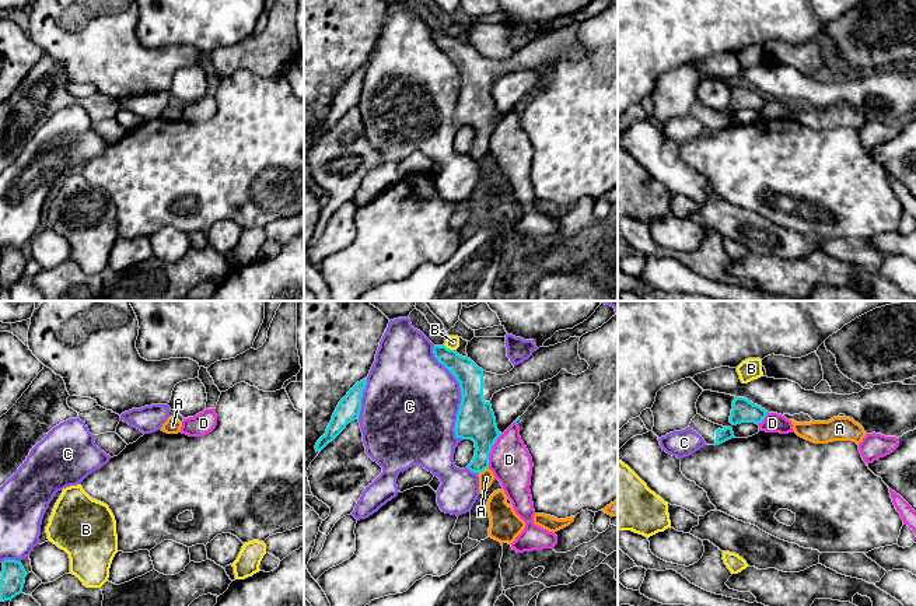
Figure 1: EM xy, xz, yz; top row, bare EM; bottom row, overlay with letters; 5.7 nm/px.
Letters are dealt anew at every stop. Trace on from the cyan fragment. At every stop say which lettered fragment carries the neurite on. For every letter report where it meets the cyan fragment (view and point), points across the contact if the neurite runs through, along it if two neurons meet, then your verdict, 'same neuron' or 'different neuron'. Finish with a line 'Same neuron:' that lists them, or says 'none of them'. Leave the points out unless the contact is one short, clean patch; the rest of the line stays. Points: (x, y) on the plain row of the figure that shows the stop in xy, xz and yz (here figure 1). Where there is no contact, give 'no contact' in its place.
A: xz (482, 157) | along xz (488, 153), (478, 161) | different neuron
B: xz (448, 35) | different neuron
C: xz (461, 81) | different neuron
D: xz (490, 136) | along xz (502, 121), (492, 133), (488, 153) | different neuron
Same neuron: none of them

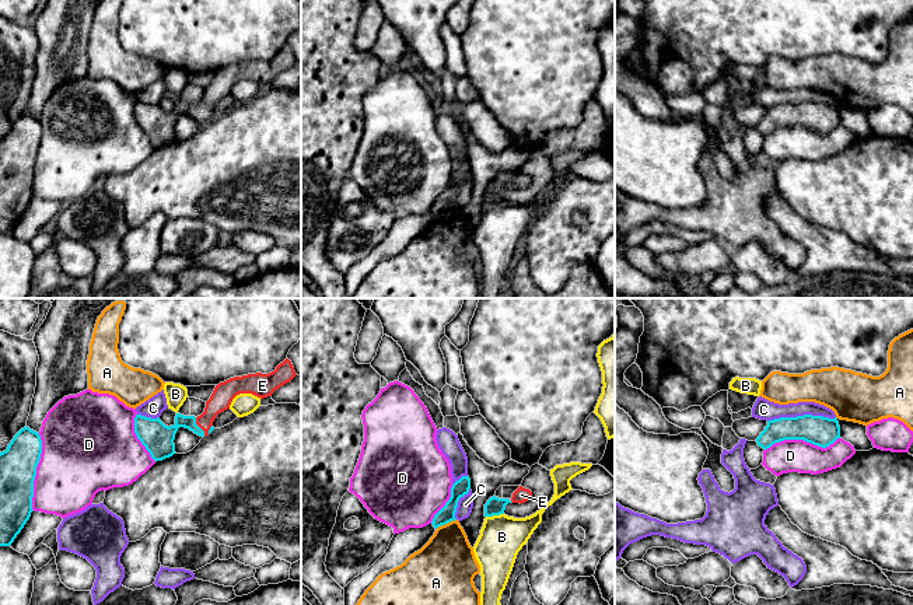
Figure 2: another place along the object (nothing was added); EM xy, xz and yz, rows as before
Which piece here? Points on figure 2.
A: xz (445, 209) | along xz (455, 205), (436, 216) | different neuron
B: xz (495, 200) | along xz (503, 199), (486, 203) | different neuron
C: yz (801, 102) | different neuron
D: xy (35, 158) | different neuron
E: xy (199, 114) | across xy (158, 125), (178, 109), (199, 114), (224, 79) | same neuron
Same neuron: E

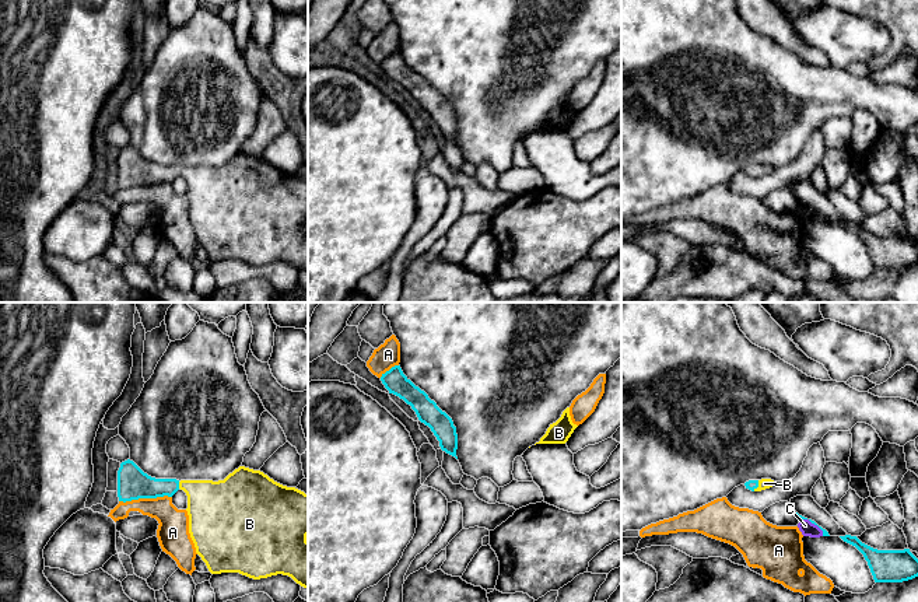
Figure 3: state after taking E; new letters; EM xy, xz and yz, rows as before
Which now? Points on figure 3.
A: xy (144, 184) | different neuron
B: xy (178, 171) | across xy (135, 170), (142, 172), (178, 171), (195, 175), (214, 195) | same neuron
C: yz (813, 209) | different neuron
Same neuron: B

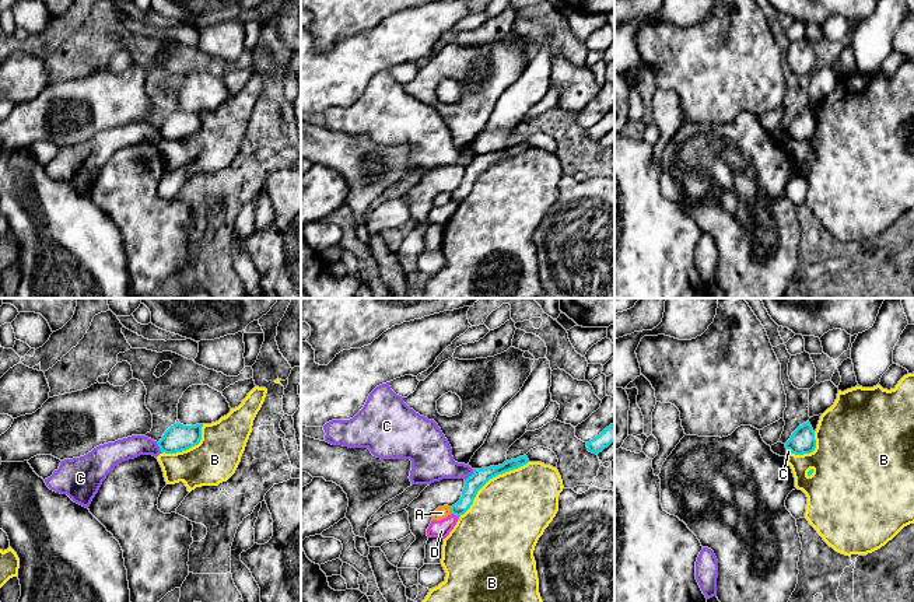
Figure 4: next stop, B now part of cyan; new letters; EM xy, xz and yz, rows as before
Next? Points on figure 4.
A: xz (451, 196) | different neuron
B: xz (490, 164) | different neuron
C: xz (472, 161) | along xz (473, 156), (465, 167) | different neuron
D: xz (455, 200) | along xz (451, 199), (458, 203) | different neuron
Same neuron: none of them

